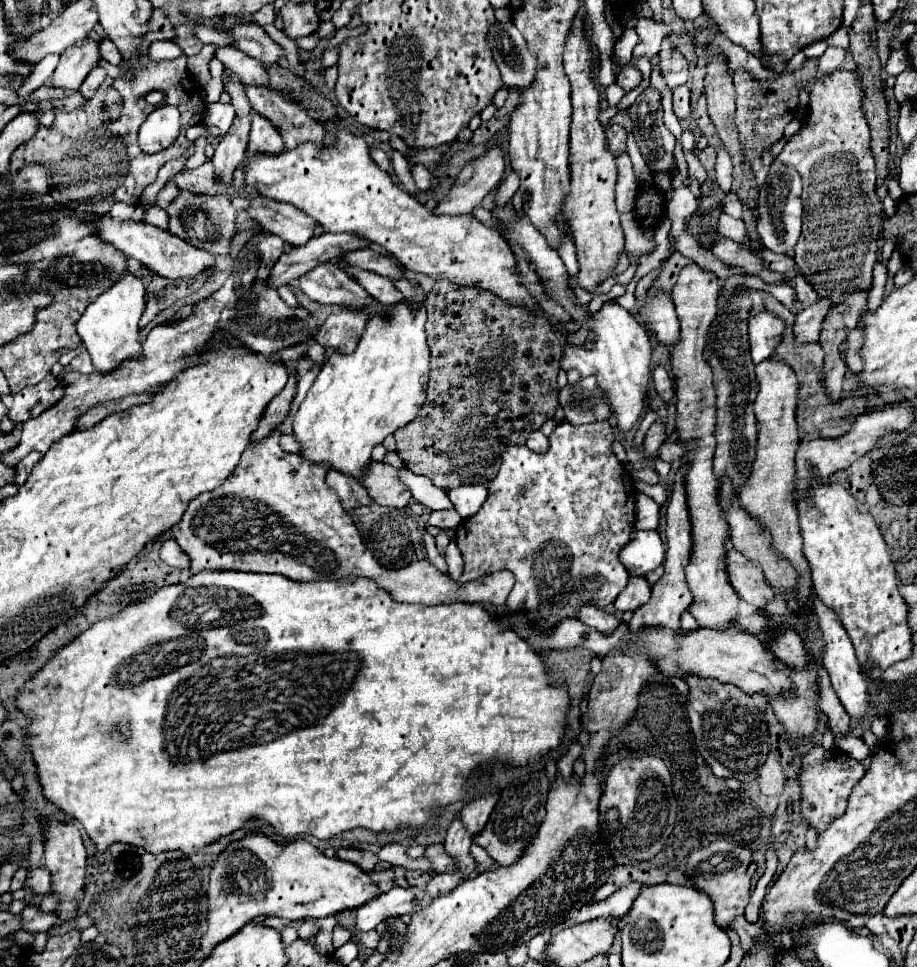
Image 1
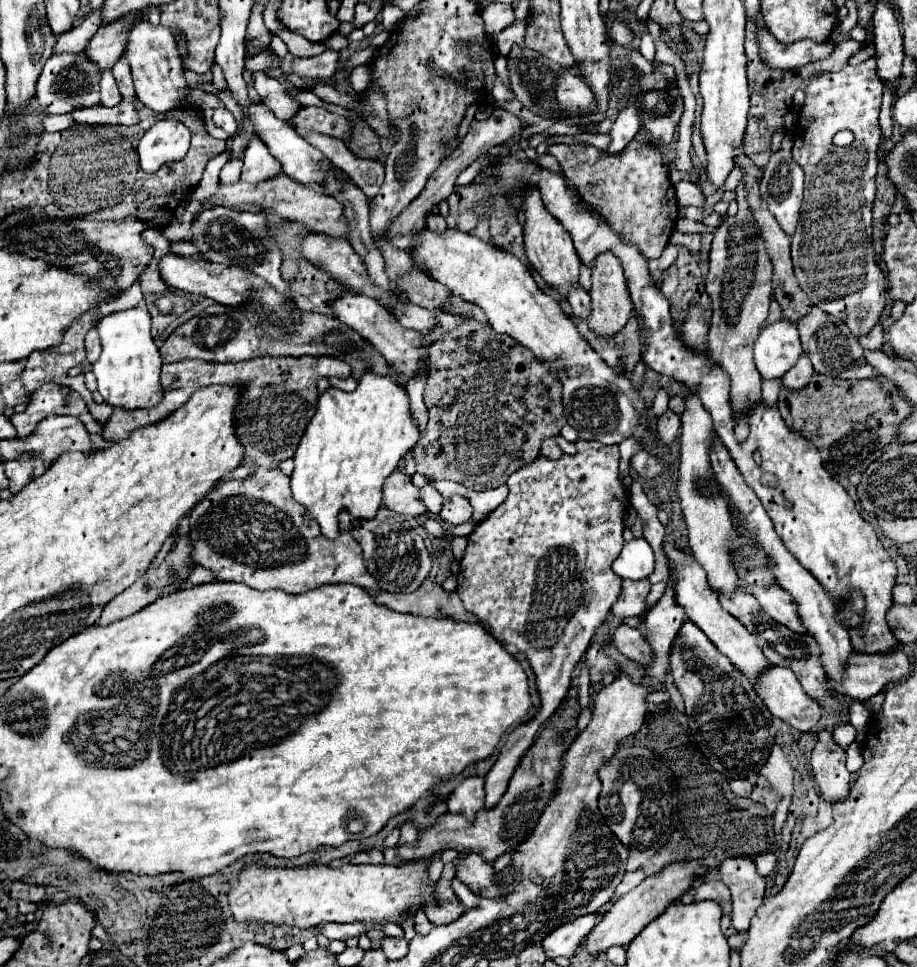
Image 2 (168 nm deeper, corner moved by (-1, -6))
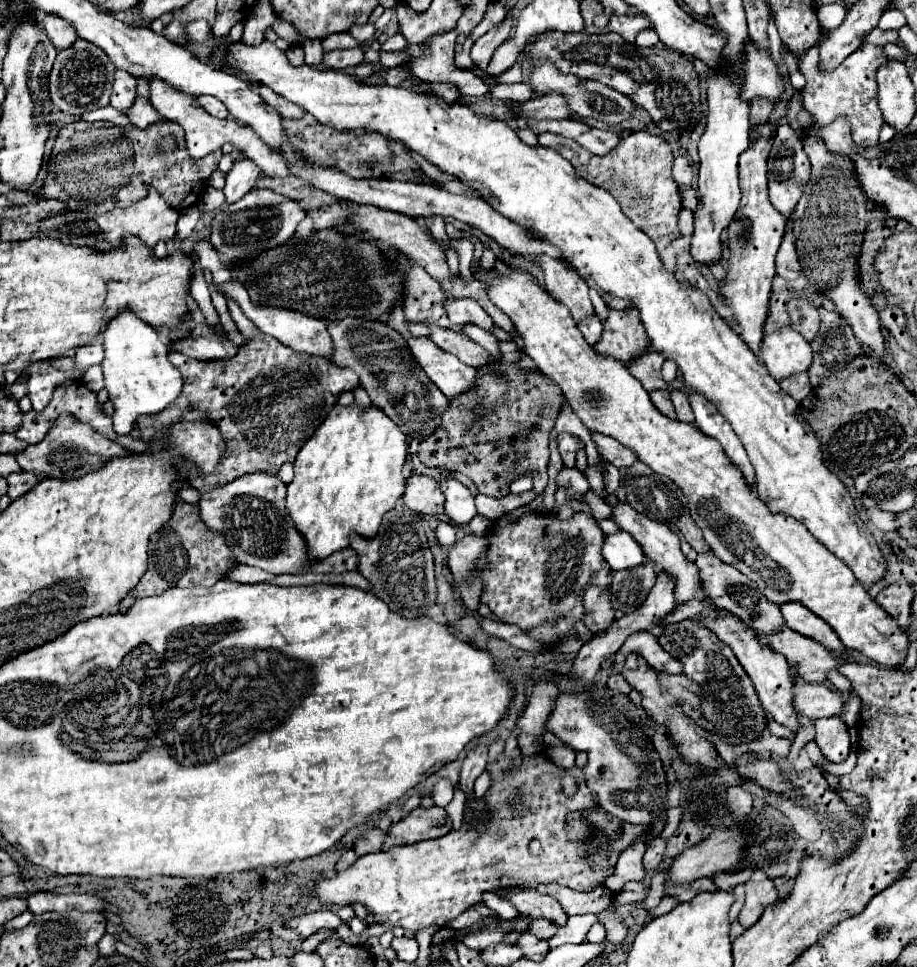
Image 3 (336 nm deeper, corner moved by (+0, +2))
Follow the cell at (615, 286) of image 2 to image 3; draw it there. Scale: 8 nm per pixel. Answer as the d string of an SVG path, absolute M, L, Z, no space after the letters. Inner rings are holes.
M636 307L608 309L604 331L594 349L600 351L600 355L612 355L622 363L648 349L648 337L640 323L640 311Z

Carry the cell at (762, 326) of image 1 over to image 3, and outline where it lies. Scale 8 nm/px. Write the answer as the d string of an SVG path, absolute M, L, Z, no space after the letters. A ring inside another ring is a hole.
M794 329L766 333L760 351L762 363L776 381L790 377L792 373L808 371L812 363L812 349L808 341L804 341L804 337L800 337Z

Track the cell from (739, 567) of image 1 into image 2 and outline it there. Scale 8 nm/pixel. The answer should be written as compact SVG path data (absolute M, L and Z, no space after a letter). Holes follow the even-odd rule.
M753 587L753 593L761 603L761 607L765 609L765 613L769 613L777 623L793 629L795 633L805 633L805 627L797 617L797 605L793 605L793 599L789 597L789 593L777 587L771 587L771 589Z

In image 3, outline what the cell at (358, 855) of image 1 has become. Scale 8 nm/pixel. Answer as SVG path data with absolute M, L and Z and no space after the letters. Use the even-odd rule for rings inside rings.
M372 827L368 829L356 843L354 843L354 851L356 855L368 855L368 853L376 853L382 849L382 843L384 843L384 833L378 829L378 827Z

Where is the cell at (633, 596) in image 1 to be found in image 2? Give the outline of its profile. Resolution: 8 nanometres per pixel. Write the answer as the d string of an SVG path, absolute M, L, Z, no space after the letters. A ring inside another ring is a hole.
M647 579L641 581L623 581L623 589L619 599L613 605L613 615L617 619L625 619L625 617L641 617L645 611L645 597L649 593L651 583Z

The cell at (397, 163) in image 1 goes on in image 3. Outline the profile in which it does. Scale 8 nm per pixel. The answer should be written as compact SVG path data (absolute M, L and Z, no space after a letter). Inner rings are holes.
M448 237L448 243L460 257L460 273L464 273L464 277L472 277L470 263L474 257L474 245L468 239L450 239L450 237Z

